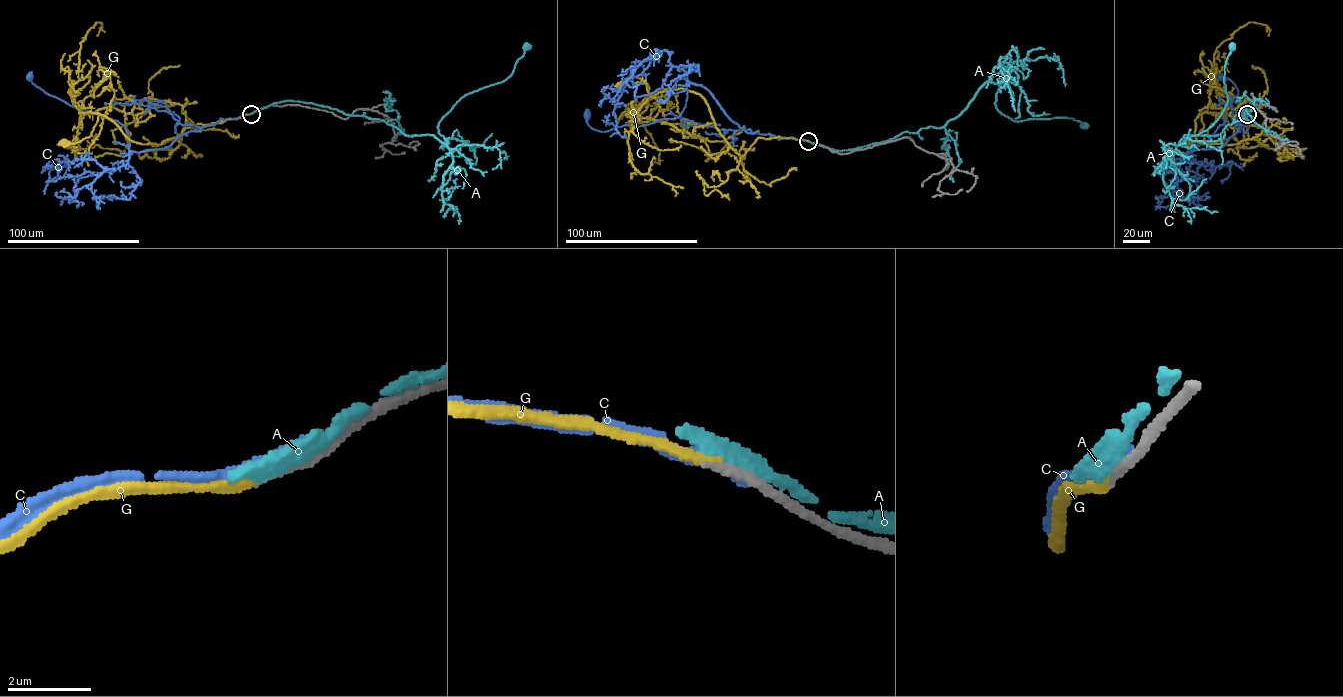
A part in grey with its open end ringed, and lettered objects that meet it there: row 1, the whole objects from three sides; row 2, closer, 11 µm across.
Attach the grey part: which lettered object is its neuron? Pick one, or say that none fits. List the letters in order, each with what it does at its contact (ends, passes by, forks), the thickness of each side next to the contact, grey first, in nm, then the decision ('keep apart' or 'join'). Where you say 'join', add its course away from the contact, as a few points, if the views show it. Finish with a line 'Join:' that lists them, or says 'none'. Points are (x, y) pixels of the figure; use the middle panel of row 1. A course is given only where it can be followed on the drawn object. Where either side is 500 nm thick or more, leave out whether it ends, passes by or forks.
A: it passes by; calibres 320 and 360 nm; keep apart
C: it passes by; calibres 300 and 360 nm; keep apart
G: it ends; calibres 260 and 220 nm; join; course (808, 141), (759, 137), (741, 156), (700, 95), (670, 88), (651, 97), (648, 85), (633, 76), (620, 85)
Join: G

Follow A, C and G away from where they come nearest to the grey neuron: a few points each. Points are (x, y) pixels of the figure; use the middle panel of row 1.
A: (809, 141), (848, 150), (942, 127), (999, 73), (1001, 114), (1084, 126)
C: (808, 141), (746, 132), (706, 88), (687, 81), (685, 107), (676, 118), (600, 131), (588, 124), (587, 114)
G: (808, 141), (759, 137), (741, 156), (700, 95), (670, 88), (651, 97), (648, 85), (633, 76), (620, 85)

